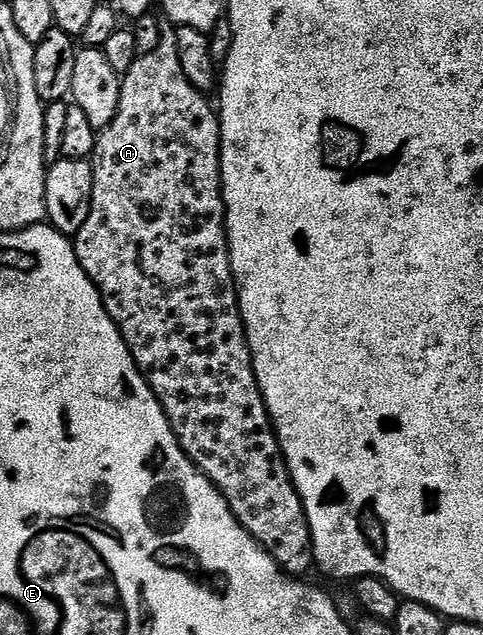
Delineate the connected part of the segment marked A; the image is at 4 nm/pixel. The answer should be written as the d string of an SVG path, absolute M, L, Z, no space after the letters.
M163 28L159 45L151 54L137 57L130 70L121 74L121 79L120 107L116 111L116 119L107 129L99 132L94 148L96 160L93 162L94 186L90 214L84 227L80 227L78 234L72 238L74 250L80 259L80 267L84 267L84 271L102 296L104 307L122 332L122 337L132 351L135 363L138 364L138 370L146 377L146 382L152 387L156 399L162 404L166 418L174 428L174 434L178 436L180 447L193 459L205 477L220 490L228 507L232 507L238 522L269 551L279 567L290 576L301 578L309 569L315 568L314 544L302 500L293 479L290 478L286 461L282 458L282 449L278 445L277 435L274 434L274 424L270 421L270 413L258 386L246 338L246 324L242 322L242 312L238 309L238 286L234 284L230 248L226 242L226 208L222 198L222 127L219 114L211 98L192 87L192 83L188 83L188 75L184 75L184 67L180 67L177 28Z

